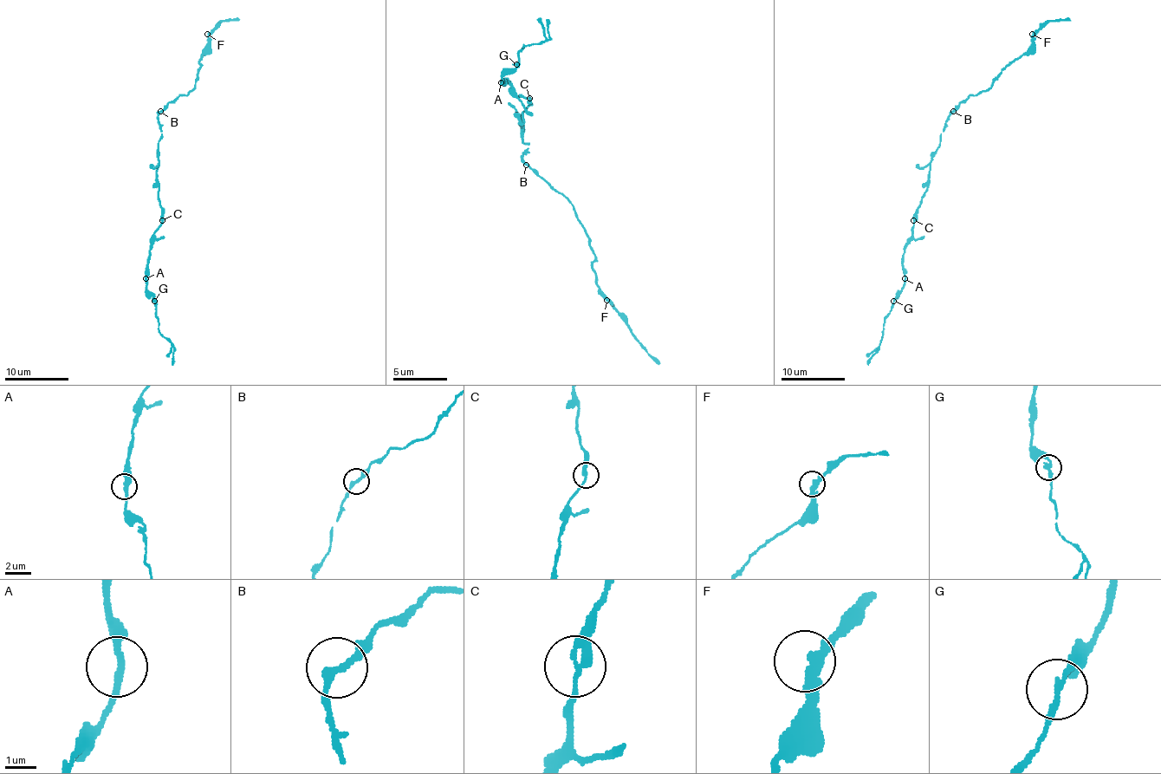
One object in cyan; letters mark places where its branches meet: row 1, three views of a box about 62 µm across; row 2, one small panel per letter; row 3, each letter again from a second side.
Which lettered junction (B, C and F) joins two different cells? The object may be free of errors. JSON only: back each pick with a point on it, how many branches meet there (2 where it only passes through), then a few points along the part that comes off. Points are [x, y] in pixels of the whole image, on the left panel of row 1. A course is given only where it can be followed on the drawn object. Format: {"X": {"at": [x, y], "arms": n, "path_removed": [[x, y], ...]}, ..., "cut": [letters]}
{"cut": []}

